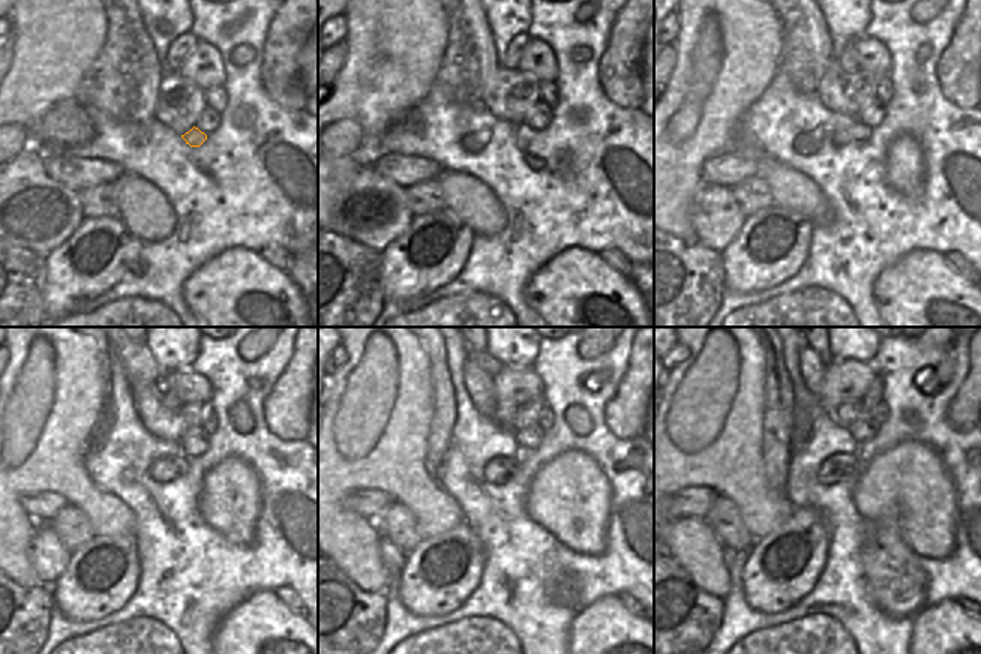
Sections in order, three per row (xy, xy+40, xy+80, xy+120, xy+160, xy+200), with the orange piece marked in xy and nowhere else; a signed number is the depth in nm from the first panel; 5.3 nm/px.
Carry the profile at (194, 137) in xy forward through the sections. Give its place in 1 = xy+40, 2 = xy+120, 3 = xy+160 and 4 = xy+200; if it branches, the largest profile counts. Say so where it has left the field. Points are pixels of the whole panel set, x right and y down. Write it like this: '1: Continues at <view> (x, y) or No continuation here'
1: Continues at xy+40 (525, 134)
2: Continues at xy+120 (164, 470)
3: Continues at xy+160 (498, 470)
4: Continues at xy+200 (836, 467)

